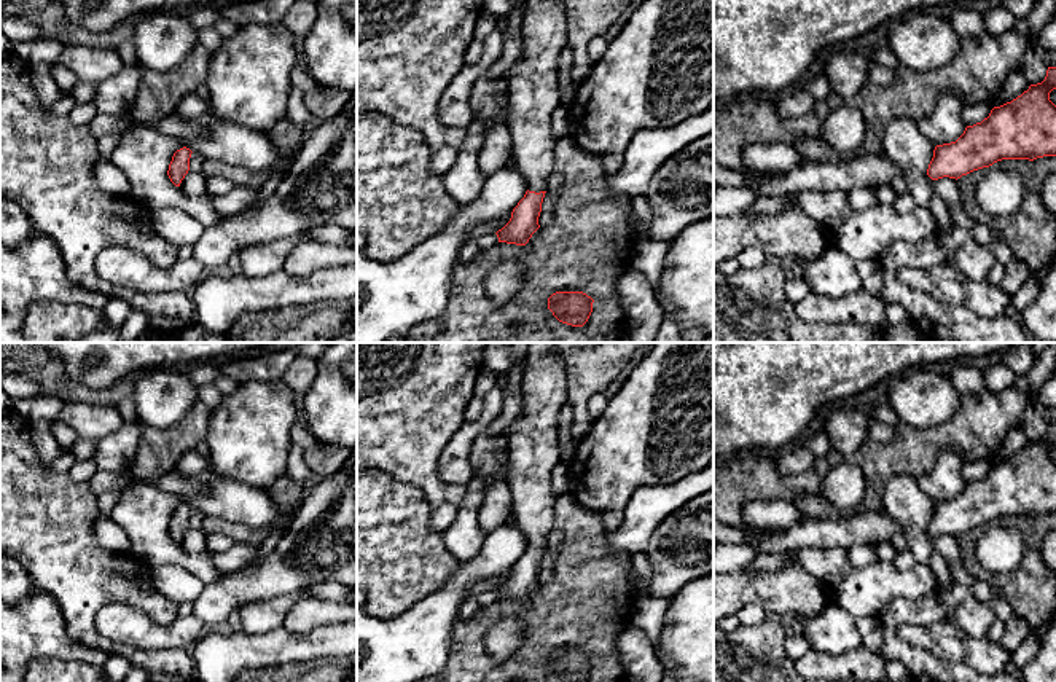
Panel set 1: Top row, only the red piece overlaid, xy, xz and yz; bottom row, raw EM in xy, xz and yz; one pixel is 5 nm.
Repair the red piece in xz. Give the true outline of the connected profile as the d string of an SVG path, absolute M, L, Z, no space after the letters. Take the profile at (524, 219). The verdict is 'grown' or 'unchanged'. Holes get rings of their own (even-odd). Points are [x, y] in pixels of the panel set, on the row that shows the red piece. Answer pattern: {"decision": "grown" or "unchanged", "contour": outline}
{"decision": "grown", "contour": "M527 0L521 18L521 61L510 78L506 123L513 163L527 180L524 198L510 221L495 234L499 242L526 245L540 228L538 217L548 178L554 170L553 113L559 104L557 56L567 45L562 0Z"}

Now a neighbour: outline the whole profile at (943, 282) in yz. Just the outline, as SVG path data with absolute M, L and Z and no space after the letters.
M951 265L905 266L897 277L913 290L941 303L964 306L980 317L1005 317L1011 311L1011 295L988 280L968 279Z

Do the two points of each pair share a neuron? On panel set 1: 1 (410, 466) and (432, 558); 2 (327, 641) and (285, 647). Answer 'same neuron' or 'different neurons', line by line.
1: different neurons
2: same neuron

